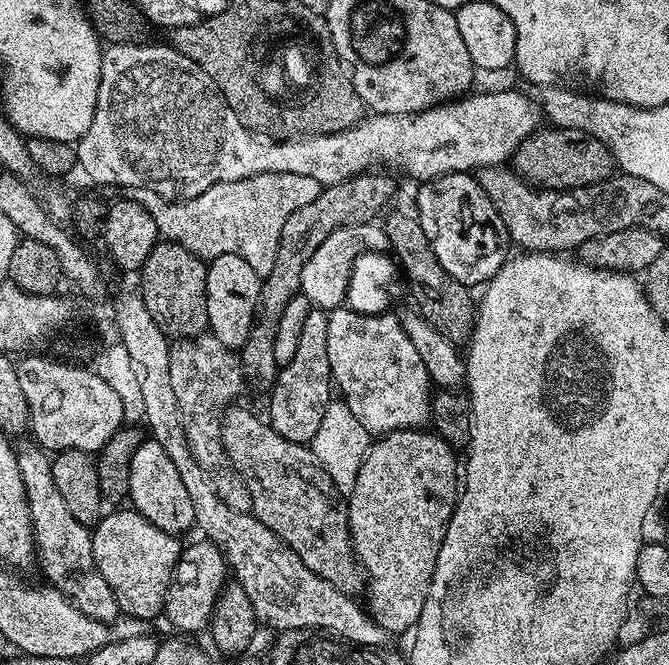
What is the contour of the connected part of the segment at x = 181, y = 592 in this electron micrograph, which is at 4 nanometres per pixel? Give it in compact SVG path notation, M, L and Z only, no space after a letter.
M200 538L197 544L192 544L181 551L176 568L172 571L172 584L168 587L168 597L164 603L163 615L176 628L184 632L205 631L206 621L211 617L216 599L223 592L229 579L228 561L220 547L207 538Z

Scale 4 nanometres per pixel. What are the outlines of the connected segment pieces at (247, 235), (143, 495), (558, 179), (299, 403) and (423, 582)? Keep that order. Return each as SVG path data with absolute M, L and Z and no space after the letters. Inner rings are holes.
M259 172L256 176L247 176L241 180L231 180L210 186L202 190L202 194L188 199L165 199L162 194L149 188L127 189L127 199L138 202L154 218L157 233L165 241L181 244L186 250L201 258L211 258L222 254L238 254L238 258L246 258L250 266L262 278L270 274L274 266L274 257L278 254L278 238L282 238L282 226L286 226L286 218L298 210L298 206L306 206L306 202L314 202L318 198L321 184L306 174L290 174L289 172Z
M144 438L134 450L132 461L129 464L129 492L127 499L131 507L142 514L158 530L181 534L195 525L194 506L190 502L190 494L186 494L186 486L174 462L166 455L166 450L158 446L158 442L151 438Z
M541 126L521 142L510 159L514 171L529 184L540 188L591 188L611 180L617 171L612 149L598 138L571 126L547 128Z
M314 306L310 310L306 323L302 325L298 350L294 358L277 371L270 395L266 419L273 430L295 444L311 445L314 434L318 434L318 426L322 426L322 418L328 412L328 404L334 399L328 353L328 312L325 309Z
M399 428L397 432L385 432L379 438L373 439L368 447L368 452L362 458L362 466L358 470L358 476L354 479L351 492L347 493L348 525L352 535L352 548L356 551L356 559L366 573L366 611L376 620L380 627L384 627L389 634L396 632L411 633L416 623L420 621L422 606L426 606L426 594L434 574L434 566L438 562L438 550L442 550L442 538L446 538L446 526L452 517L452 510L458 499L458 468L456 472L456 456L451 444L435 431L424 428Z

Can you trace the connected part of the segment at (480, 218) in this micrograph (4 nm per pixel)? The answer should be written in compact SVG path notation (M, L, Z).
M466 172L436 176L423 181L419 188L414 212L442 270L463 284L487 285L510 256L508 231L498 210L494 210L494 202L486 198L482 186Z

